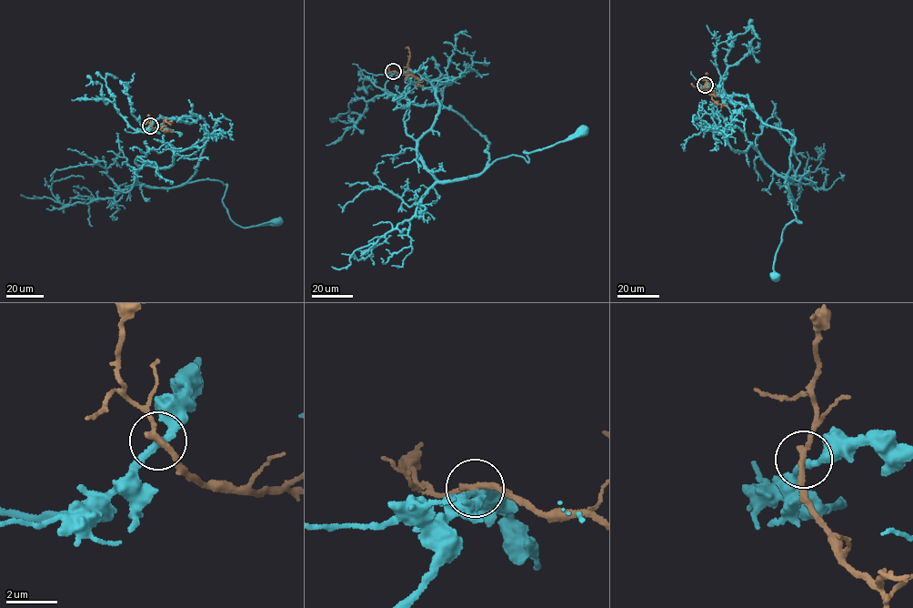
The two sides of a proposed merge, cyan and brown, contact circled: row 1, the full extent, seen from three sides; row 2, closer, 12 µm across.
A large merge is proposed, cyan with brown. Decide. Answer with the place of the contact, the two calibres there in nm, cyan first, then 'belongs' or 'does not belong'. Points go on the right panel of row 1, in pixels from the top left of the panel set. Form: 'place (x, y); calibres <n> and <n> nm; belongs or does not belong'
place (705, 85); calibres 240 and 220 nm; does not belong

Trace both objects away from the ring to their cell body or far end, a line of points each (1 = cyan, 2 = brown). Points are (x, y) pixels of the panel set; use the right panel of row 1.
1: (706, 85), (747, 97), (764, 123), (795, 138), (785, 187), (801, 222), (782, 230), (773, 266), (777, 276)
2: (705, 85), (709, 95), (714, 94), (712, 87), (698, 89), (691, 84)

